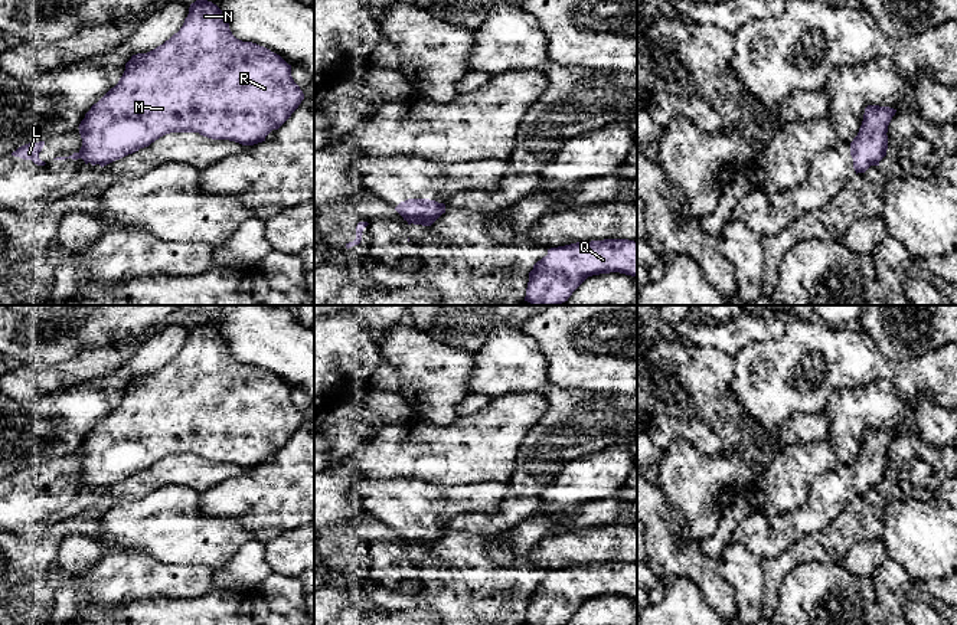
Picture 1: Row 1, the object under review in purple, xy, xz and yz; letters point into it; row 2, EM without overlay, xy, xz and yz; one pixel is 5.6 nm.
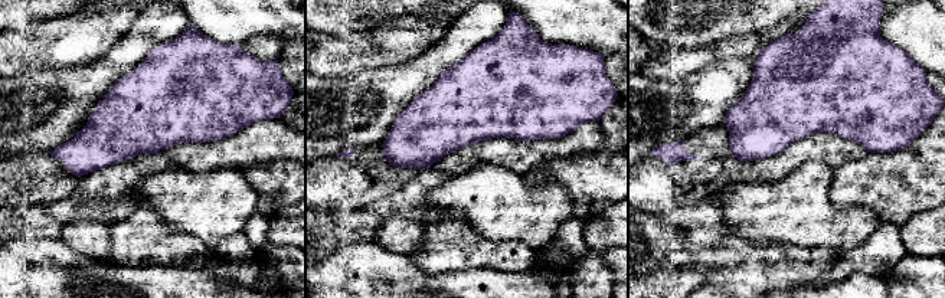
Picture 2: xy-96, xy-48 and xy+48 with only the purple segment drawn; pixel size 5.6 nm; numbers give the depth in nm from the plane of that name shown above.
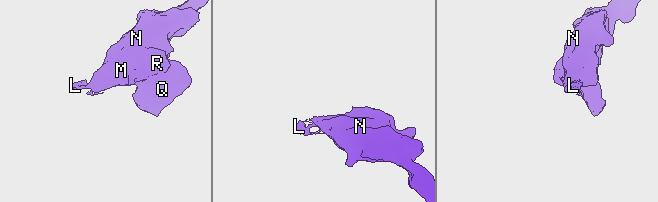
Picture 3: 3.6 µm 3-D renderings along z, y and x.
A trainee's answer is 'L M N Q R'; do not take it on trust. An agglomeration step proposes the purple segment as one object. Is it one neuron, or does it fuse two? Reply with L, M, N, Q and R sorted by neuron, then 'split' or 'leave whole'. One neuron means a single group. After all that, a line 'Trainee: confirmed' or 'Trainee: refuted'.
L / M N Q R; split
Trainee: refuted

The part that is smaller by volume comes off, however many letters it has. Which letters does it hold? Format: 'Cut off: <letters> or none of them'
Cut off: L

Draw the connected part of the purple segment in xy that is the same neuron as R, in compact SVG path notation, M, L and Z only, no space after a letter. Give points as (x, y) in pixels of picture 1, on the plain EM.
M202 320L190 327L180 353L156 372L133 377L118 406L85 436L78 449L82 461L78 477L86 485L107 488L170 455L199 455L212 462L254 468L278 452L303 422L304 416L291 399L291 387L264 369L236 361L222 333Z

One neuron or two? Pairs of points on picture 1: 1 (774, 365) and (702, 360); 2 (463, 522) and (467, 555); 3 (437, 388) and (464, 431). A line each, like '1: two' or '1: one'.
1: two
2: two
3: two

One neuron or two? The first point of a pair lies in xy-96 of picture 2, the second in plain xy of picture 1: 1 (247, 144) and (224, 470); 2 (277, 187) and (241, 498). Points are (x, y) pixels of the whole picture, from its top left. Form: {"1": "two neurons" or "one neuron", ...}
{"1": "one neuron", "2": "one neuron"}

